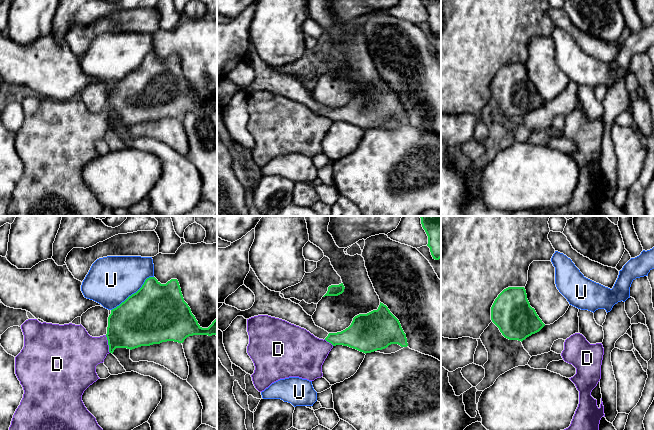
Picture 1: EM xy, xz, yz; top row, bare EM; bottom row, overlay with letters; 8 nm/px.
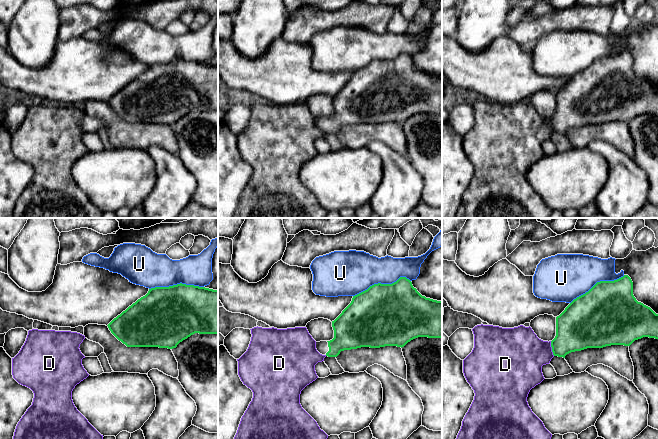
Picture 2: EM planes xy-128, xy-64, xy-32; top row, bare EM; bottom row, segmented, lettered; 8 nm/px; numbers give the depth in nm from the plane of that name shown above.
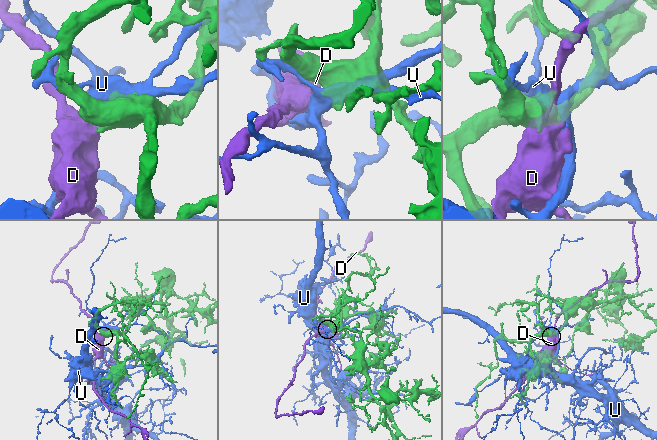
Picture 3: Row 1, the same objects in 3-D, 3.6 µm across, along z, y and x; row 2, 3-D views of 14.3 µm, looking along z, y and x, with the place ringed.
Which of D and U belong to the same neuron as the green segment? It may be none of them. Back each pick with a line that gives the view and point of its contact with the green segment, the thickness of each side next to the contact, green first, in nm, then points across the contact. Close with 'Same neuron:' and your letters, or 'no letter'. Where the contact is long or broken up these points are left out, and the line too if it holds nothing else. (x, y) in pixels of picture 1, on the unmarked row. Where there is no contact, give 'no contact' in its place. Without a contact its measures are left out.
Same neuron: no letter

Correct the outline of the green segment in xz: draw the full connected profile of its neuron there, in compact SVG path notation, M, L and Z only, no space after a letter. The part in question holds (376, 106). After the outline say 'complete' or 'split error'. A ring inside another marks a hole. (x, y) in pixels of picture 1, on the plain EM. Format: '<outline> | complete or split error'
M251 42L244 61L254 69L255 78L250 85L245 87L223 79L217 86L217 104L222 108L237 92L249 95L258 91L268 91L304 104L333 122L348 122L365 130L385 125L391 120L408 122L406 110L399 96L381 78L377 86L355 92L351 101L345 106L328 109L316 102L312 92L308 91L299 80L282 74L280 68L271 67L265 63Z | split error

